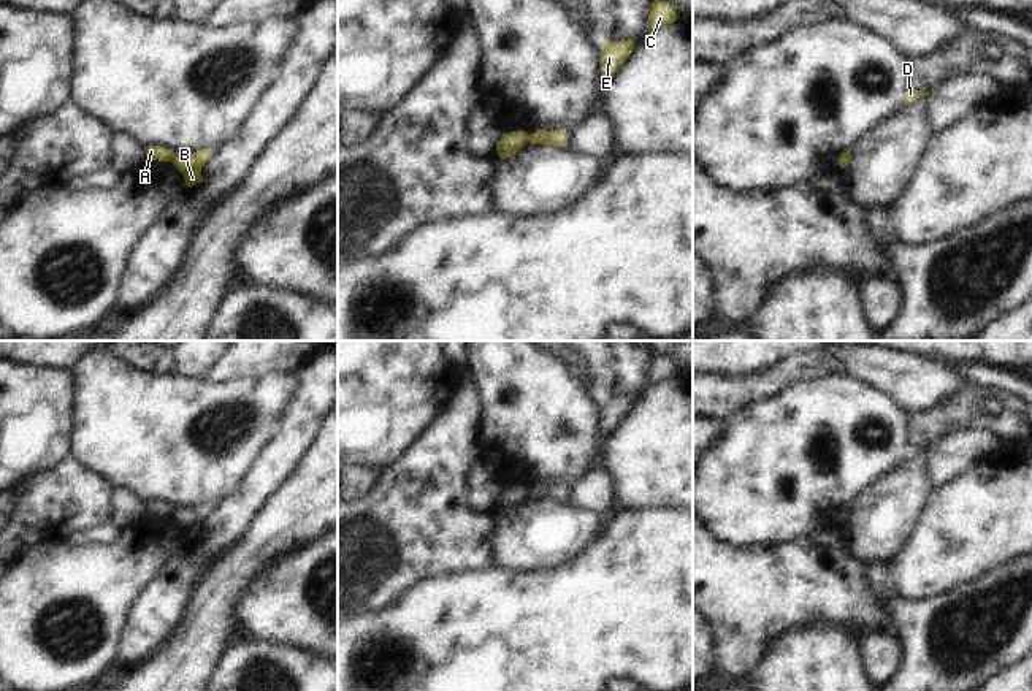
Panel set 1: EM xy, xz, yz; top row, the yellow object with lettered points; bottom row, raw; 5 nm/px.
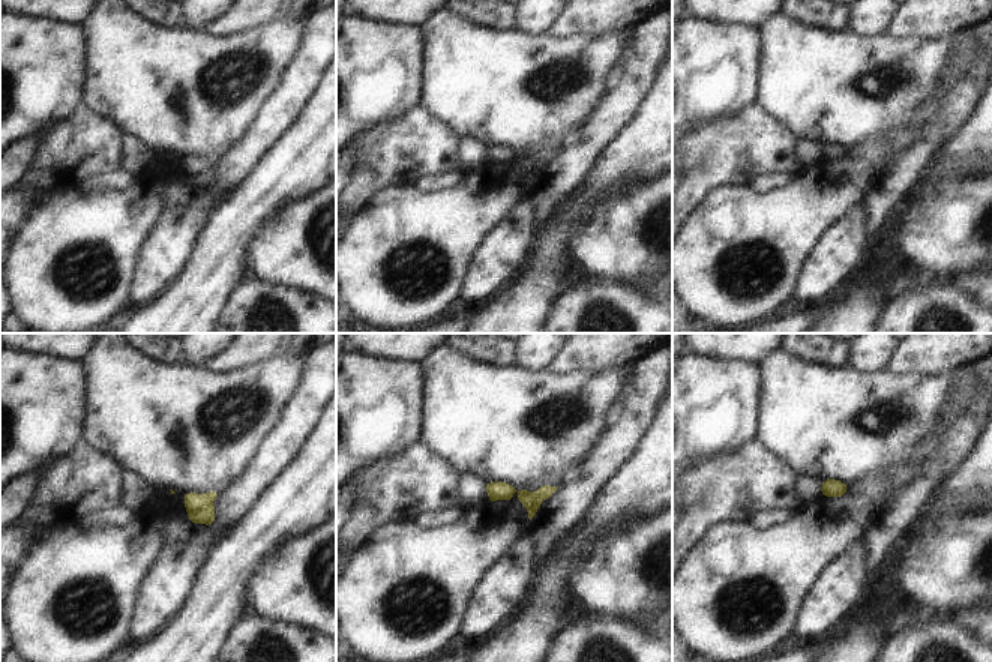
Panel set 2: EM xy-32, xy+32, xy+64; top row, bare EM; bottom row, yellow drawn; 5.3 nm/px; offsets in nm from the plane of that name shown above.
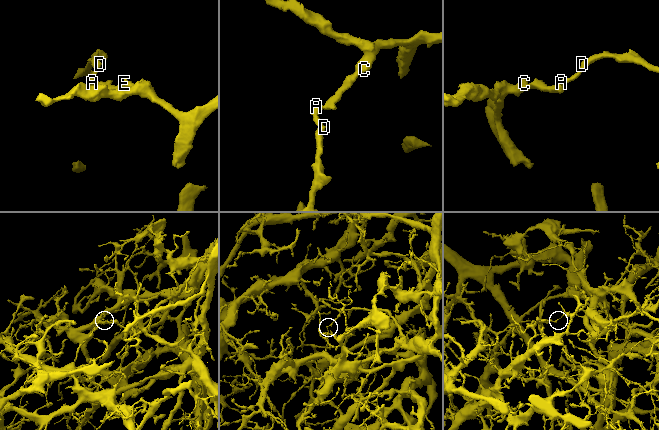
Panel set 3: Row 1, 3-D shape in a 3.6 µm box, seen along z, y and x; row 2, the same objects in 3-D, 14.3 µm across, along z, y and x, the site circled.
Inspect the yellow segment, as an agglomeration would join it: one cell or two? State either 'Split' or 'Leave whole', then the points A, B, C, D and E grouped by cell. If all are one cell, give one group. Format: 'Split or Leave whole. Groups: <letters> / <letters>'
Split. Groups: A D / B C E

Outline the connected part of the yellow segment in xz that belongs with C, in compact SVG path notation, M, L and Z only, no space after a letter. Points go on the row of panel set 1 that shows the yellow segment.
M653 0L647 21L648 30L672 24L674 21L677 21L677 11L674 5L663 0Z

